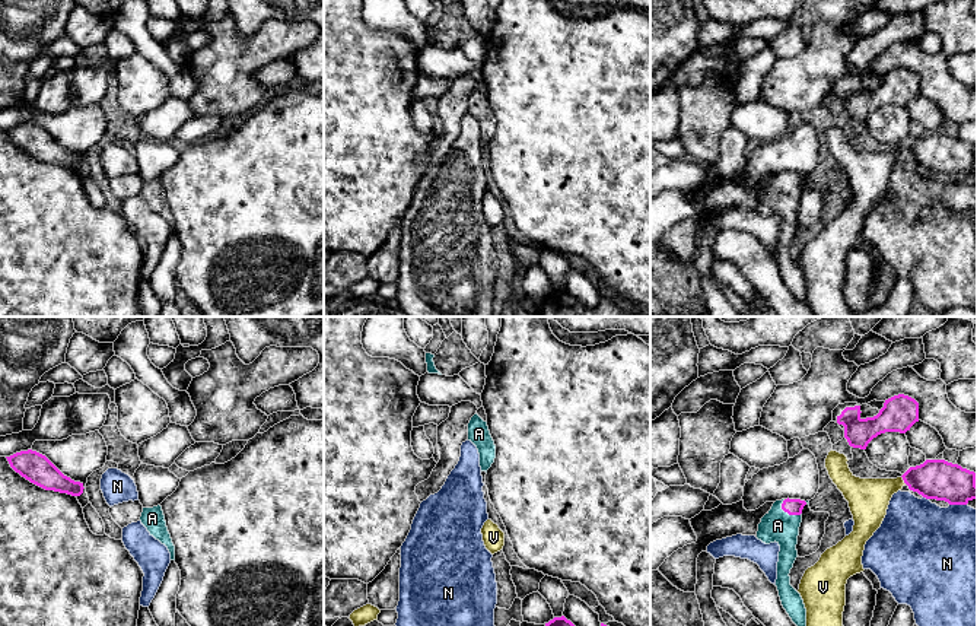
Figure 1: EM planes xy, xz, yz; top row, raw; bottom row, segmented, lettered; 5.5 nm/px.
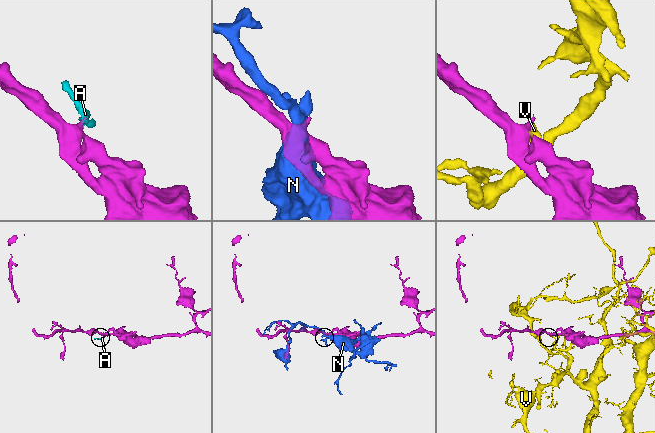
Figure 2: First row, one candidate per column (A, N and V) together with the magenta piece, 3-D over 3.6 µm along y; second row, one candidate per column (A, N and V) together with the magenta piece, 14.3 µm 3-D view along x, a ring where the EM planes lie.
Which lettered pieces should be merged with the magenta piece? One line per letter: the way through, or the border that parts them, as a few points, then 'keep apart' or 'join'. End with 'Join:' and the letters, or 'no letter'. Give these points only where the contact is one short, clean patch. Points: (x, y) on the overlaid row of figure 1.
A: across yz (793, 507), (788, 512), (777, 526) | join
N: keep apart
V: keep apart
Join: A

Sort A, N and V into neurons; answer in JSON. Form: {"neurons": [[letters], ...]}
{"neurons": [["A"], ["N"], ["V"]]}

